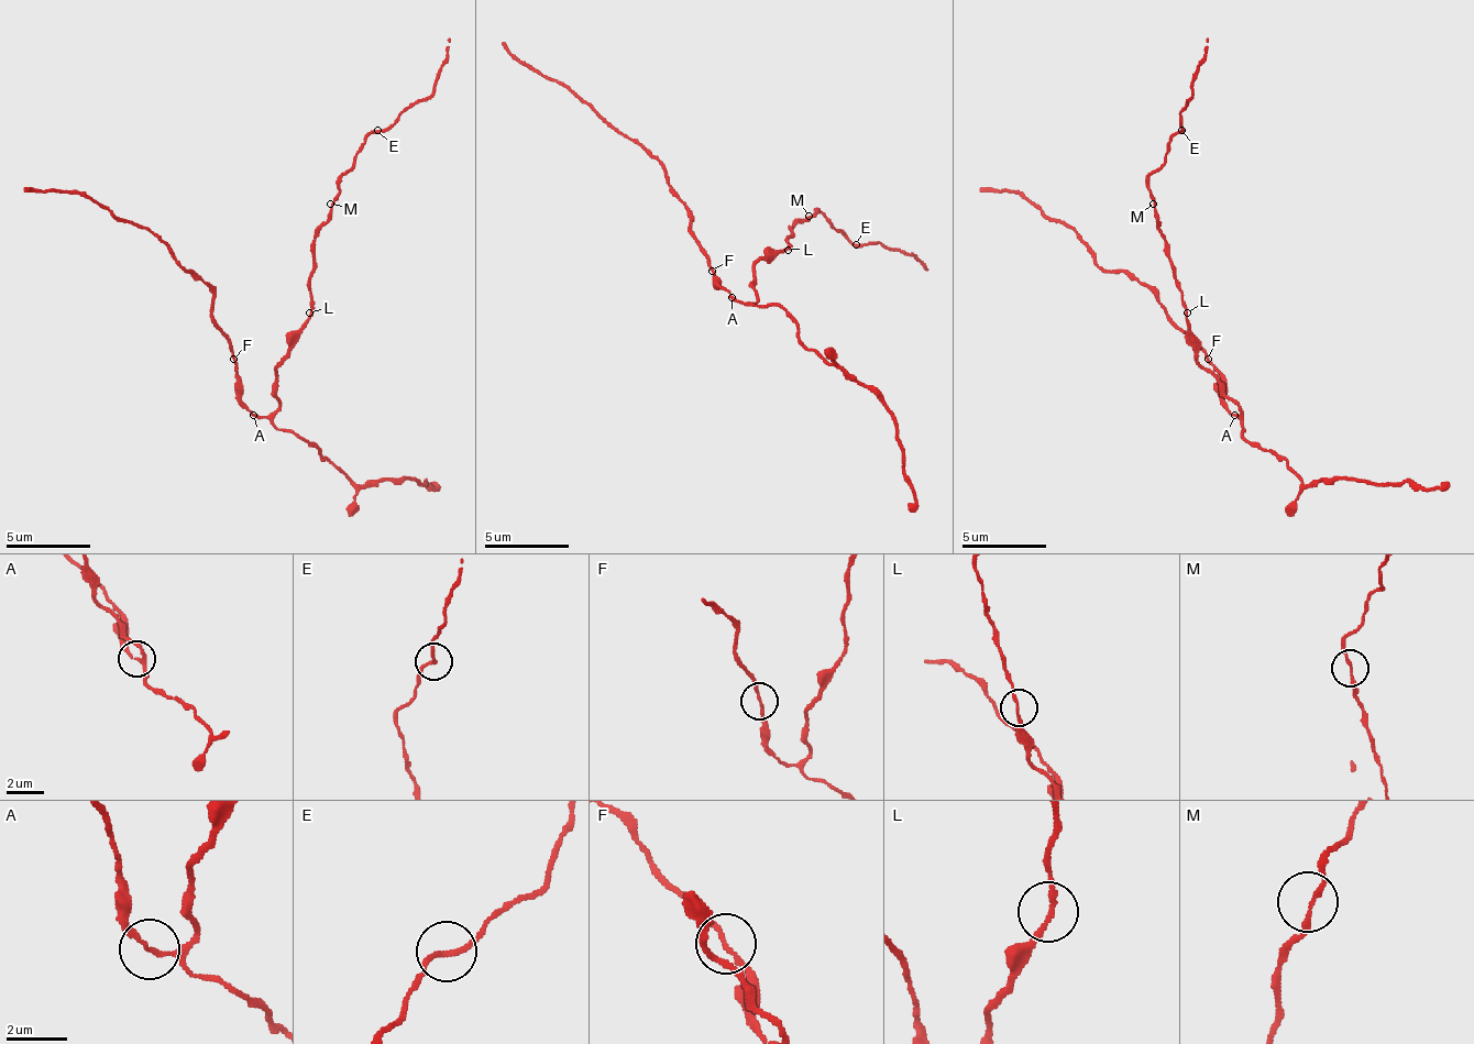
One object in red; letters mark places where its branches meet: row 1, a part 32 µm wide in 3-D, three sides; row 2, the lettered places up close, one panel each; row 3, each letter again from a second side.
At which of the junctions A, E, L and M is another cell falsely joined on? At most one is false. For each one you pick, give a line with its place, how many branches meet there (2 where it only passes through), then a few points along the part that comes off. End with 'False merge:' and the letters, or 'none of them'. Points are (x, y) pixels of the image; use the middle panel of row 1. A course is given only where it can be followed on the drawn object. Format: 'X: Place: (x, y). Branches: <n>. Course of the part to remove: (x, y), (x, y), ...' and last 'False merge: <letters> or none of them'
False merge: none of them

